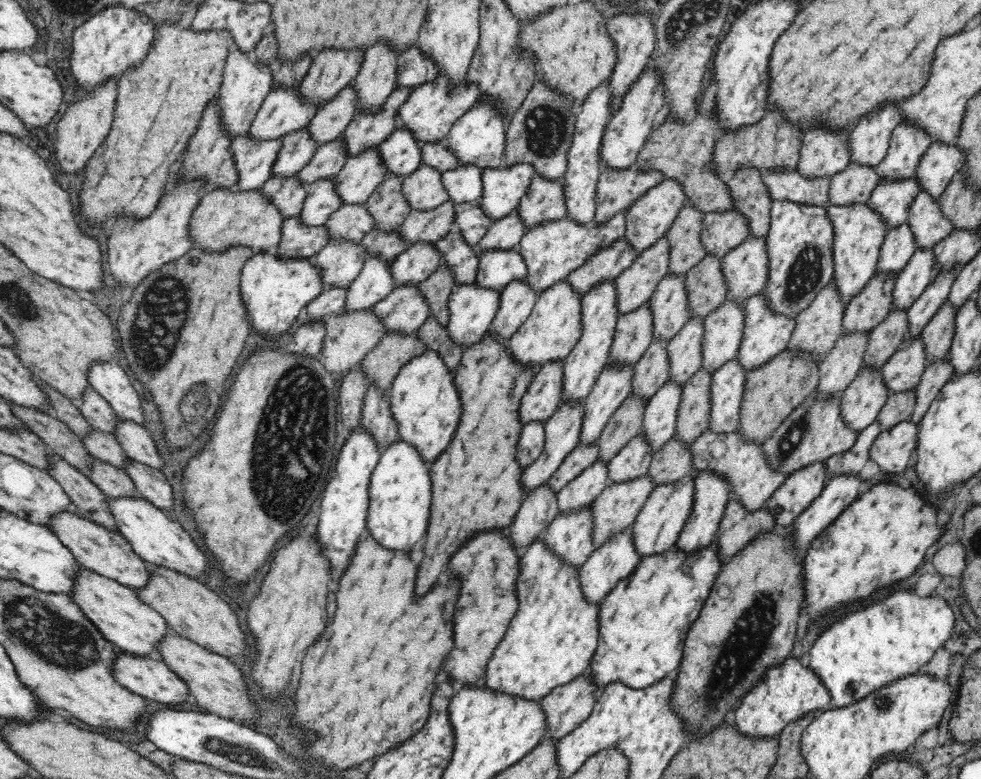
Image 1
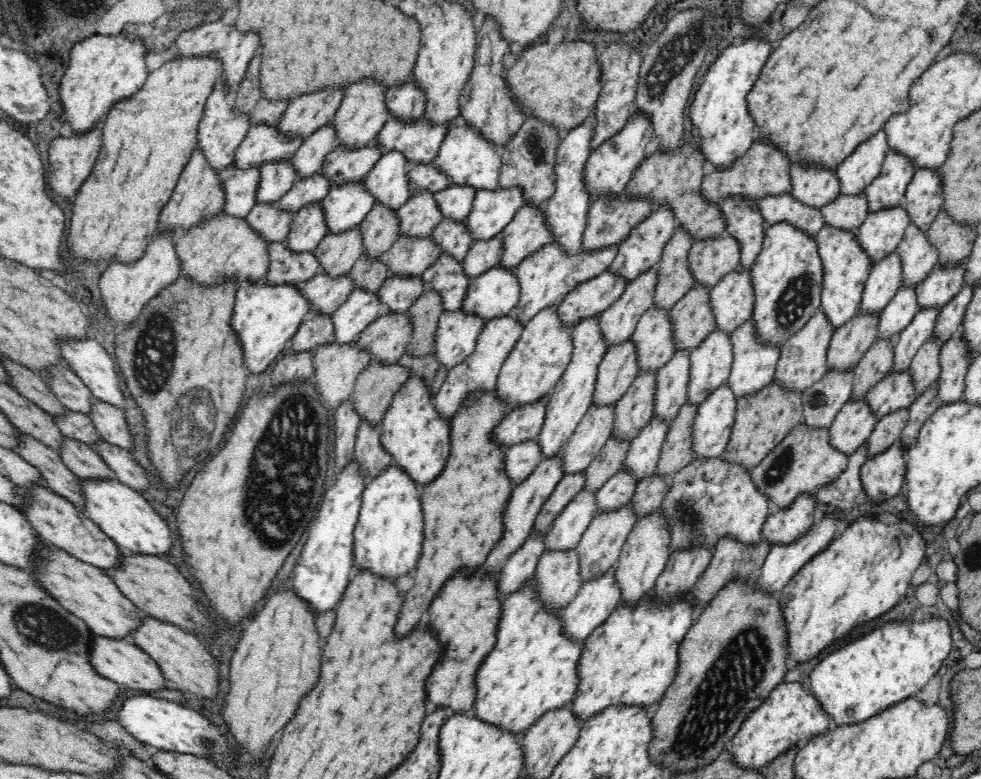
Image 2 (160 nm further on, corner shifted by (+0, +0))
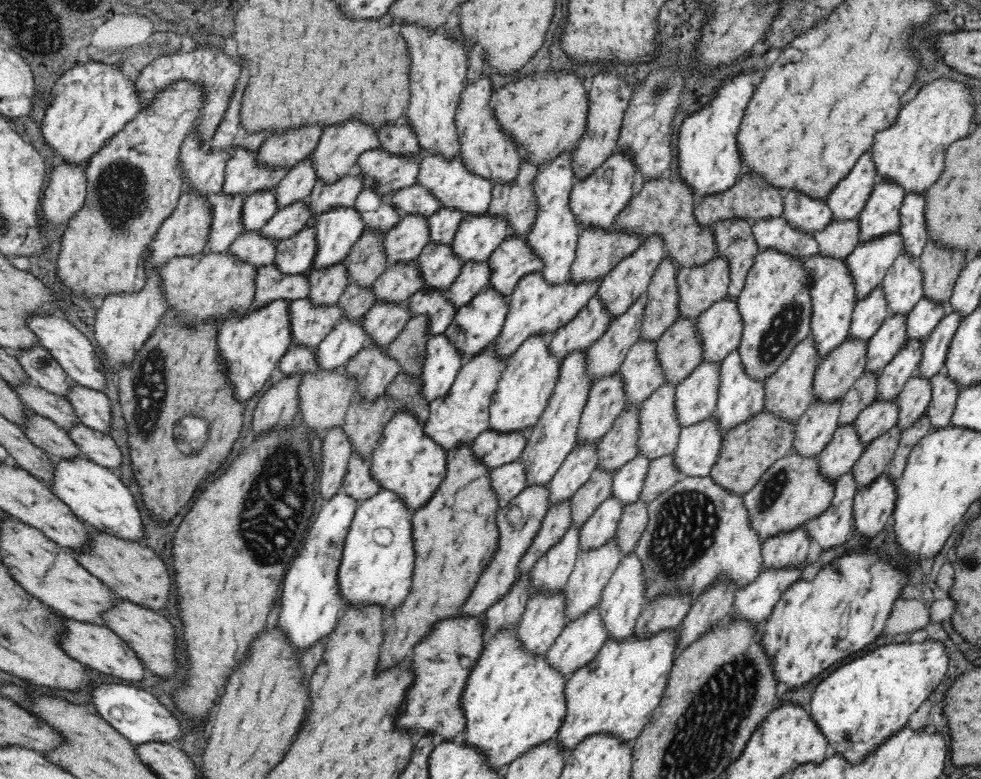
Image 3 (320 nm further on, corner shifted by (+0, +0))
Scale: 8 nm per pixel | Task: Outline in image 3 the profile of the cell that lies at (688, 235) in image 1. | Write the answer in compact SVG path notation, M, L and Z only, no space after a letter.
M668 256L658 265L647 288L647 302L643 309L640 341L656 343L678 319L677 269Z

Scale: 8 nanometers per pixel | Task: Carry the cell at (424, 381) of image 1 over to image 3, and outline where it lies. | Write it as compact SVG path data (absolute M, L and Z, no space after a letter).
M398 411L385 424L382 436L370 458L370 473L380 488L394 492L402 499L405 508L416 514L434 496L446 476L446 458L442 447L434 443L423 431L422 423L406 411Z

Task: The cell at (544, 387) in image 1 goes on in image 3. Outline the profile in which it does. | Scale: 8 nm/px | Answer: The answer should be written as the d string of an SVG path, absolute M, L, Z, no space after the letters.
M488 429L476 437L470 449L472 449L472 455L490 470L518 461L526 446L528 435L528 430L502 435Z

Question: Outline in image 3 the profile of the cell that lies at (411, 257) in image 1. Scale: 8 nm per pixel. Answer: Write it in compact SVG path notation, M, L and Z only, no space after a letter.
M375 302L360 322L372 345L386 350L387 346L404 330L411 320L404 304Z

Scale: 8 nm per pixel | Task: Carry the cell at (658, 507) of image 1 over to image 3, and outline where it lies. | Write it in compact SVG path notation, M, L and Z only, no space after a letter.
M630 553L625 556L617 566L612 578L608 582L602 593L600 603L597 606L600 619L604 623L607 639L612 639L617 644L626 642L625 640L633 634L635 624L641 615L644 605L644 576L642 571L642 561L636 557L636 554Z

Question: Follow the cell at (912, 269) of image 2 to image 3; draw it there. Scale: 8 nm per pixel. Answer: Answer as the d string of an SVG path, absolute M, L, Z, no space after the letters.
M901 253L892 263L880 286L889 317L907 317L923 297L922 273L918 260L914 262L906 253Z

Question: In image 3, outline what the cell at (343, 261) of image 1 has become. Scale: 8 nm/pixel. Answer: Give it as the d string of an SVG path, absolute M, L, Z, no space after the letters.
M308 298L289 303L288 316L291 346L314 350L344 318L337 305L314 307Z

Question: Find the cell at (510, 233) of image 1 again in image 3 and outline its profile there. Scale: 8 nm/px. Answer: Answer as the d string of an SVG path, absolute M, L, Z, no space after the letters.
M487 262L466 263L448 290L450 303L458 308L467 304L488 286L490 267Z

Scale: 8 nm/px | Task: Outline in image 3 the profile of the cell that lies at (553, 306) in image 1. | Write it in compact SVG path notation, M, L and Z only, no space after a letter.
M530 337L509 358L489 406L489 425L492 431L502 435L526 430L530 432L540 420L552 396L561 366L560 359L550 353L549 342L550 339L546 337Z

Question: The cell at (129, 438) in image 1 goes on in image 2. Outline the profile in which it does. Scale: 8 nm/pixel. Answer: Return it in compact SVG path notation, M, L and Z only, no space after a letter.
M94 399L93 402L90 402L88 416L92 419L94 429L98 431L100 438L110 442L110 444L116 444L129 451L132 450L132 439L130 439L123 409Z

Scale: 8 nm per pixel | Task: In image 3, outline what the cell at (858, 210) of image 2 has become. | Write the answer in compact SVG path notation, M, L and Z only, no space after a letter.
M858 220L831 223L816 236L818 253L828 259L846 260L858 244Z

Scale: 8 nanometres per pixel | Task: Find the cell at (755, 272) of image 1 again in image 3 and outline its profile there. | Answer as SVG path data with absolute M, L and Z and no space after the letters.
M728 297L713 305L696 320L696 333L702 345L702 361L721 366L723 360L739 348L742 336L742 317L740 317L736 301Z

